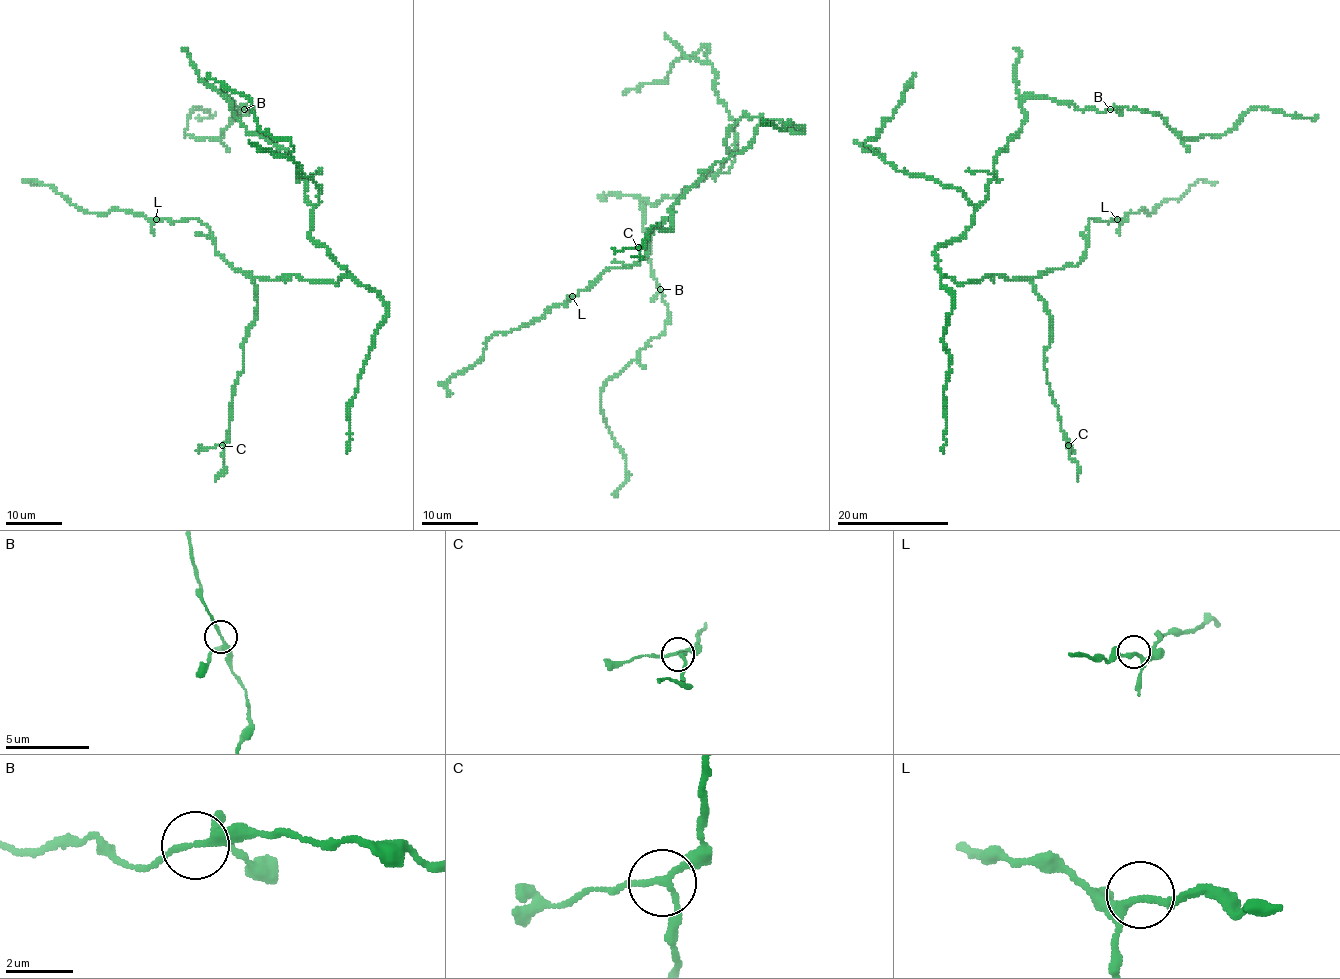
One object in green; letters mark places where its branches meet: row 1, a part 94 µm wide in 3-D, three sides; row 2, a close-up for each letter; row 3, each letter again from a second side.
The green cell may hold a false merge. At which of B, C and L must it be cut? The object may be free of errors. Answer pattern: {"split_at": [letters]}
{"split_at": []}

